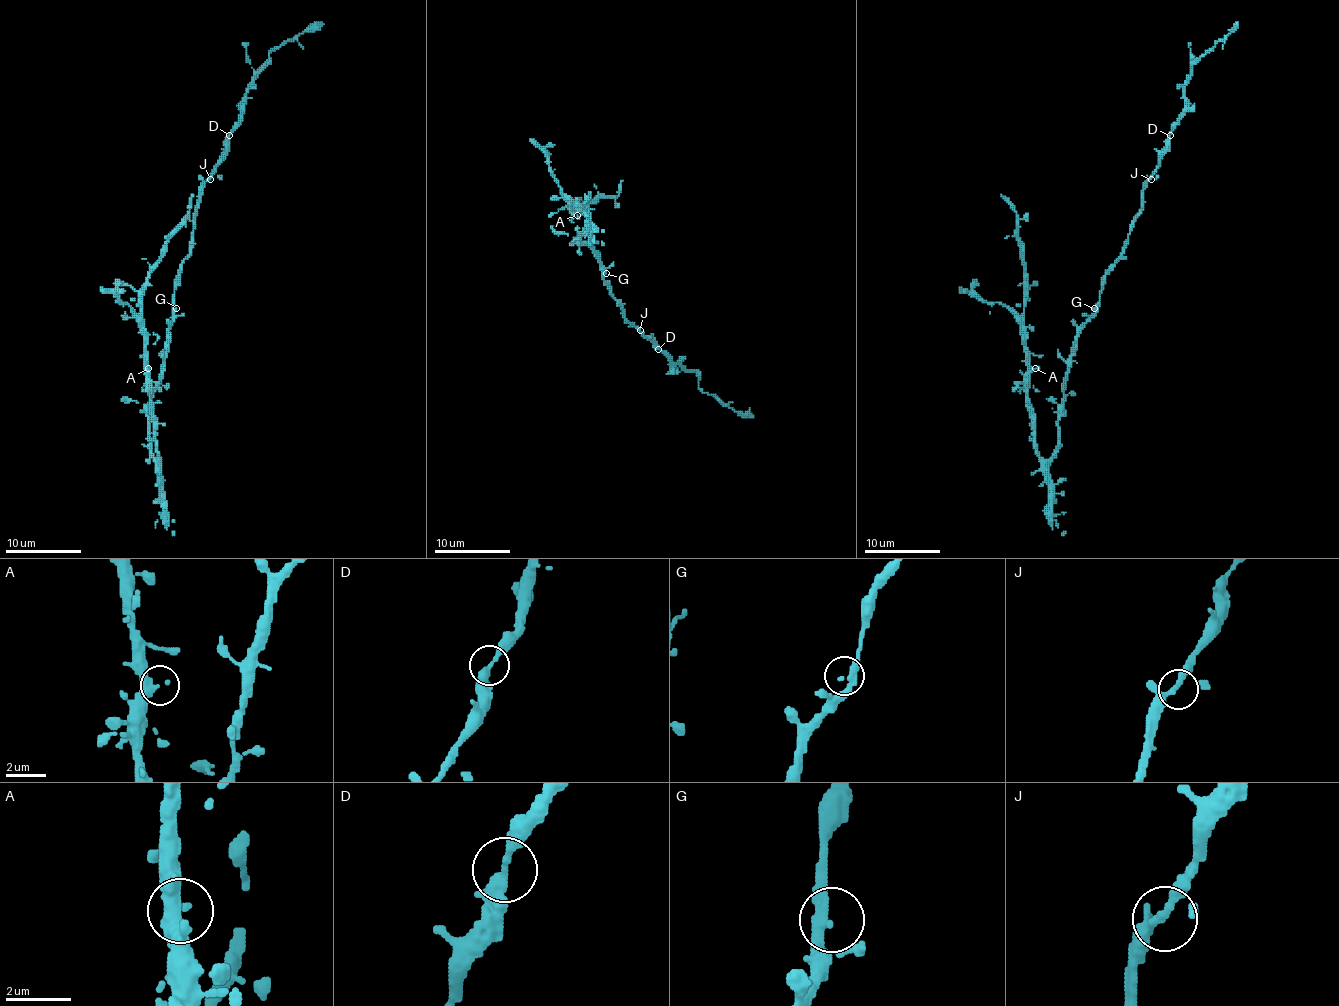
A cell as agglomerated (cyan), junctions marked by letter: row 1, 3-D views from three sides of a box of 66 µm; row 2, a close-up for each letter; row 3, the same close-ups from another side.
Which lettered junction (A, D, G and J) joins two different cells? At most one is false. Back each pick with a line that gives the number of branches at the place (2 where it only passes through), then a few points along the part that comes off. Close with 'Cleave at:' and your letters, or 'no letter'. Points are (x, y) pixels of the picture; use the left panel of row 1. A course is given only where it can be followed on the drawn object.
Cleave at: no letter

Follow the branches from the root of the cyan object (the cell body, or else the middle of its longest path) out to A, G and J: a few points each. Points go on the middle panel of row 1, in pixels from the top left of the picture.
A: (596, 256), (579, 241), (589, 220), (579, 207), (577, 215)
G: (596, 256), (602, 273), (606, 273)
J: (596, 256), (609, 292), (619, 302), (623, 315), (640, 330)

